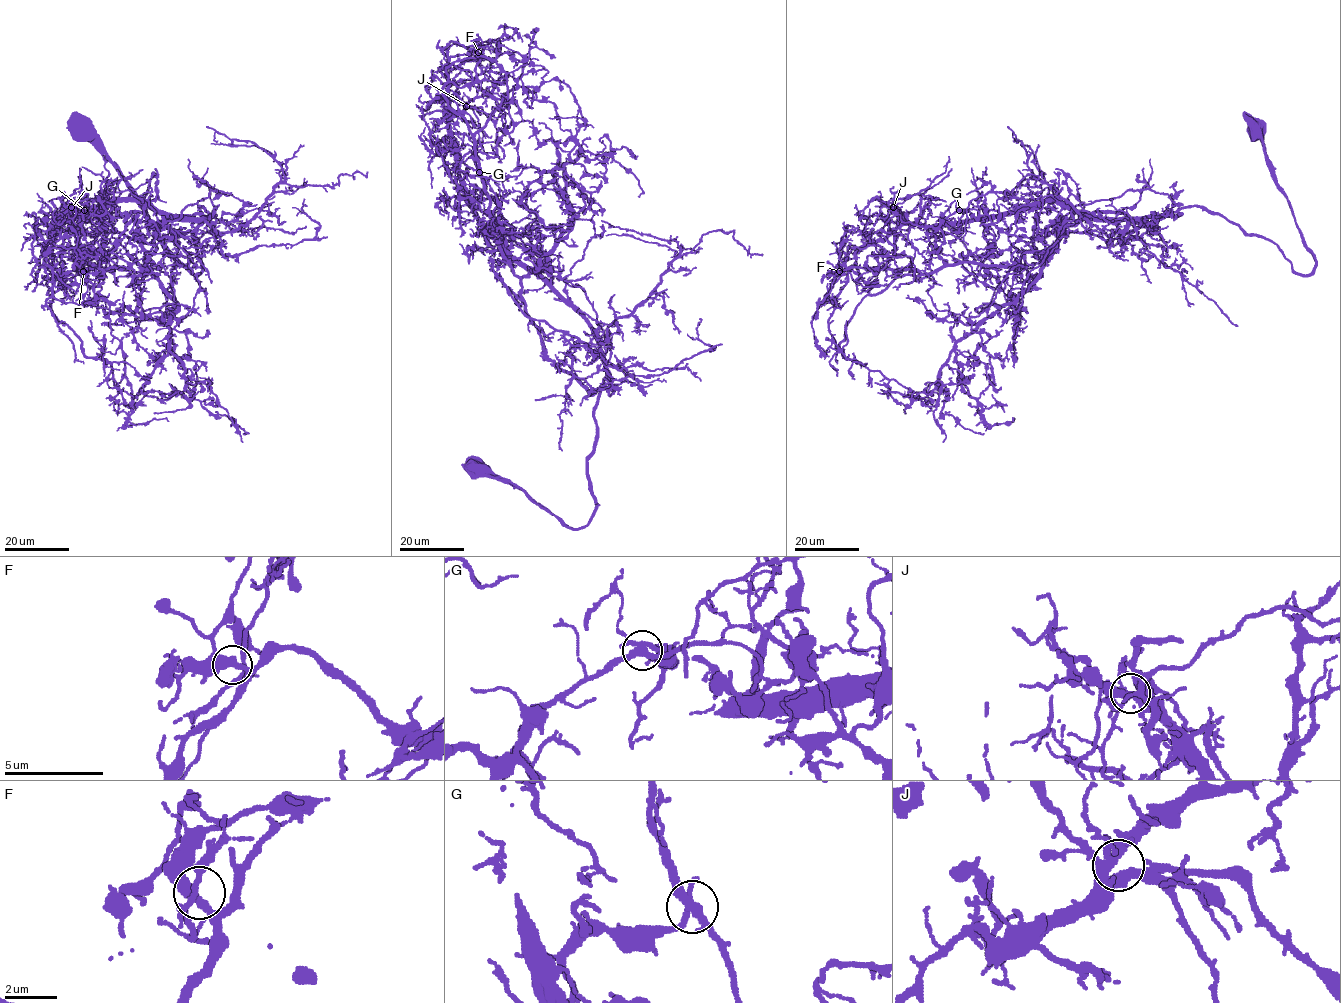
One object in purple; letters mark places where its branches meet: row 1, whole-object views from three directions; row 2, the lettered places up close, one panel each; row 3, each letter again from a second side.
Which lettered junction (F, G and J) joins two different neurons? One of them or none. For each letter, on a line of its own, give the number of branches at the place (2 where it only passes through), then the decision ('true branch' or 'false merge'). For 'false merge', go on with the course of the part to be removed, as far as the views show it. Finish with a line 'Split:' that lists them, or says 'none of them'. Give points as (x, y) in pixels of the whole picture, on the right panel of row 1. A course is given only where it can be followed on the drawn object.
F: 4 branches meet; true branch
G: 4 branches meet; false merge; foreign part runs (959, 210), (949, 215), (939, 227), (959, 239), (972, 255), (981, 256), (987, 246)
J: 6 branches meet; true branch
Split: G

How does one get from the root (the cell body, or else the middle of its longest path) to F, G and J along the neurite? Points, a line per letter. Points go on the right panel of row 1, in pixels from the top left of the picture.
F: (1257, 130), (1316, 259), (1307, 275), (1200, 207), (1086, 218), (1053, 201), (900, 224), (848, 247), (839, 271)
G: (1257, 130), (1316, 259), (1307, 275), (1274, 243), (1196, 206), (1121, 218), (1053, 201), (984, 217), (959, 210)
J: (1257, 130), (1316, 259), (1307, 275), (1274, 243), (1196, 206), (1086, 218), (1042, 201), (931, 225), (893, 207)

